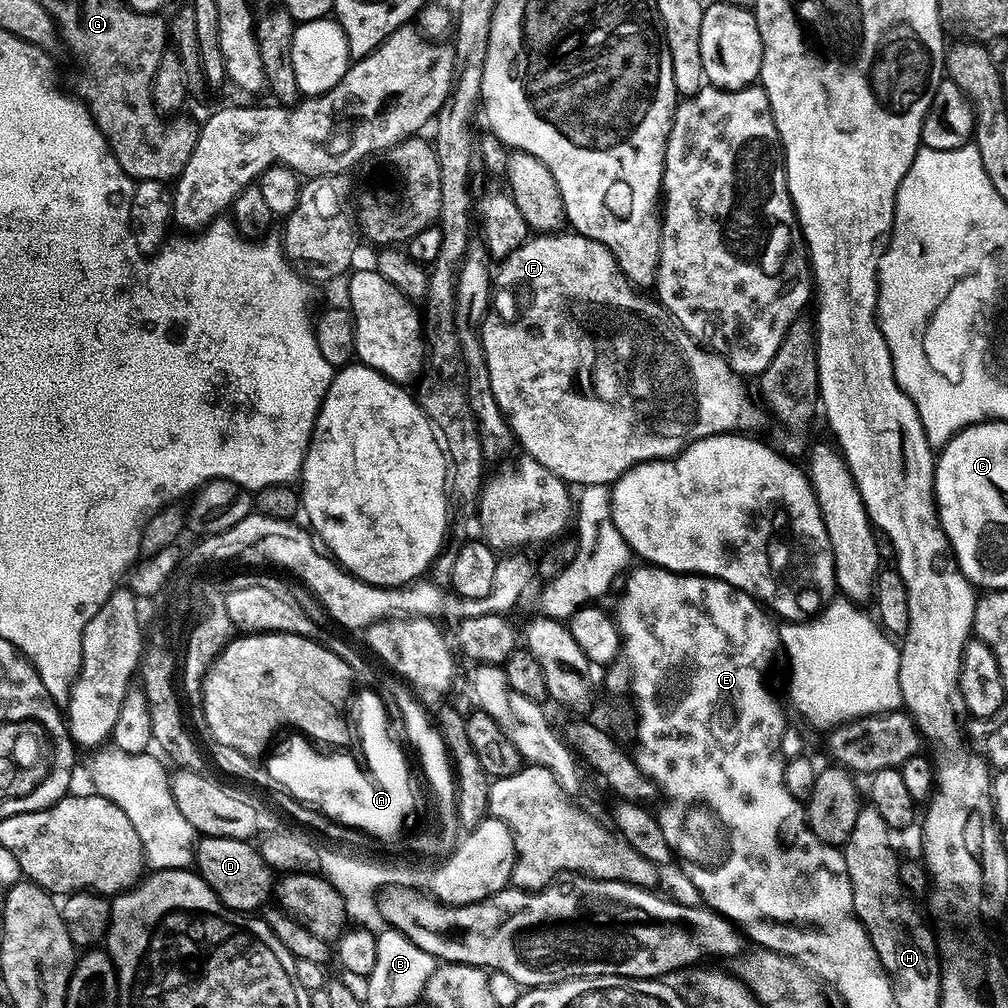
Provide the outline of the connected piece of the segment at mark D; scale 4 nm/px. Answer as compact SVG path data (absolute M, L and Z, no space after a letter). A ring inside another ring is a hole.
M201 835L194 844L194 868L199 876L212 887L217 898L226 907L232 908L236 912L252 914L257 910L263 909L269 903L270 897L274 892L273 869L269 868L268 863L260 857L259 851L246 840Z

